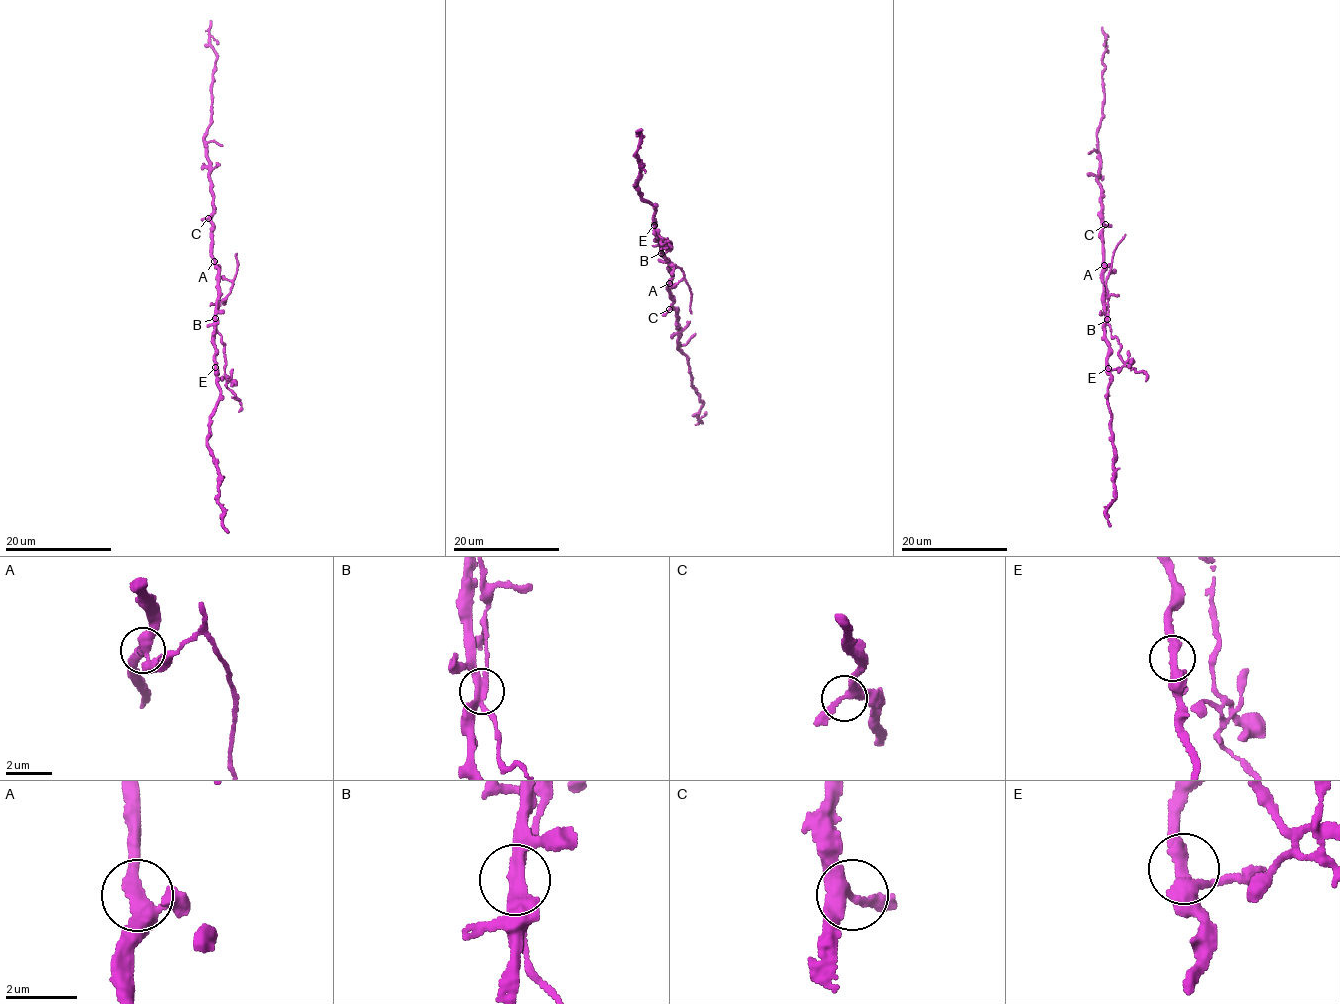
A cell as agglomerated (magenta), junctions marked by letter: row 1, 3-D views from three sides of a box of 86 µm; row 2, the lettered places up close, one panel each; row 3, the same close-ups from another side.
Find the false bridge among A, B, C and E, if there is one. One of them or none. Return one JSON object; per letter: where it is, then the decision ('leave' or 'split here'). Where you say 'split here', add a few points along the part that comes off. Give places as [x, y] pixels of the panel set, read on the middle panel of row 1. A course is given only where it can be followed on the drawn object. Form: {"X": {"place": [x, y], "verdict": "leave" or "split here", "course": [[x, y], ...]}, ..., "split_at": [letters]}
{"A": {"place": [669, 283], "verdict": "leave"}, "B": {"place": [661, 253], "verdict": "split here", "course": [[661, 252], [663, 245], [665, 248], [662, 238], [661, 244], [666, 242], [671, 246], [669, 243]]}, "C": {"place": [669, 309], "verdict": "leave"}, "E": {"place": [654, 225], "verdict": "leave"}, "split_at": ["B"]}

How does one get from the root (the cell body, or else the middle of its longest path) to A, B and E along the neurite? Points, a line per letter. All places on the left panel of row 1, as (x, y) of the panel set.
A: (217, 275), (214, 261)
B: (217, 275), (215, 318)
E: (217, 275), (215, 367)

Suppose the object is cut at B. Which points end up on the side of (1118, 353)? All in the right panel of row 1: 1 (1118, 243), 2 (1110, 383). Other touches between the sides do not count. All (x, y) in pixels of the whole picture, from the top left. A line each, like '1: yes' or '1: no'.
1: yes
2: no

